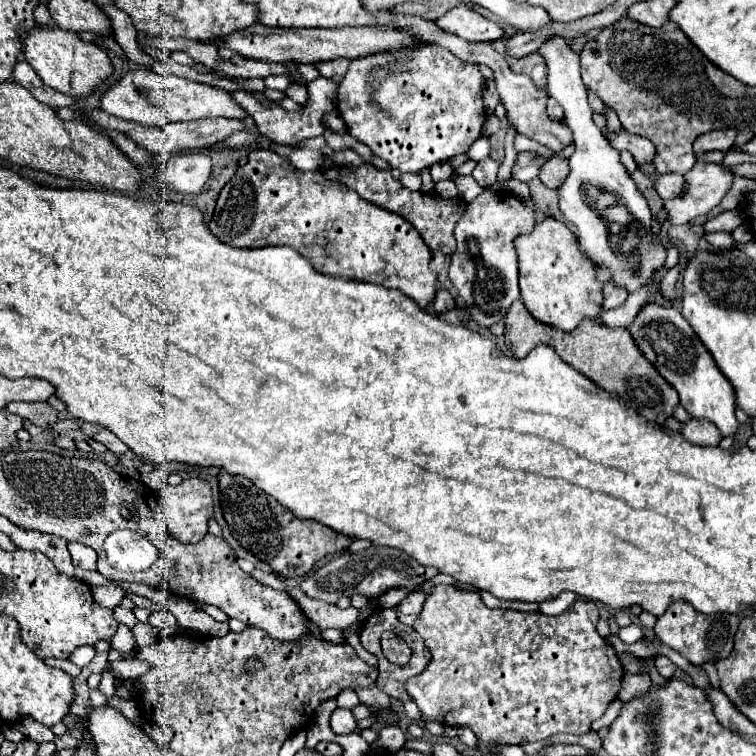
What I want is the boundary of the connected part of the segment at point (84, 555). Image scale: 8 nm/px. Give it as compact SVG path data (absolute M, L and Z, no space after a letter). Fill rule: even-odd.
M70 542L68 544L68 550L70 550L70 556L72 556L72 562L84 570L90 570L90 568L96 568L96 552L90 548L90 546L84 546L80 542Z

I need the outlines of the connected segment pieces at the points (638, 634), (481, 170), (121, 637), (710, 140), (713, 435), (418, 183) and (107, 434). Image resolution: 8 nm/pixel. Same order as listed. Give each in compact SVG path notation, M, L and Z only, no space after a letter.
M632 624L632 626L628 626L628 628L620 628L620 634L618 634L618 636L620 636L622 642L634 644L634 642L638 642L640 638L644 638L644 632L642 632L640 626Z
M486 158L482 162L478 162L478 168L472 172L472 176L478 180L478 184L482 184L484 188L494 186L496 184L496 174L498 174L498 162L492 158Z
M126 624L118 626L116 634L112 636L112 646L122 650L126 658L134 658L134 654L136 654L136 642L134 642L134 638L130 634L130 628Z
M728 128L728 130L712 130L706 132L704 136L700 136L694 144L694 152L702 154L702 152L710 152L710 150L722 150L728 152L734 144L736 138L736 130Z
M692 418L690 422L684 422L682 436L700 446L718 446L722 440L720 430L712 422L696 420L696 418Z
M402 174L400 182L402 182L402 186L408 188L408 190L420 190L420 188L422 188L422 178L420 178L420 174Z
M102 428L96 436L94 436L94 440L98 440L98 442L102 442L110 452L114 452L114 454L124 454L126 450L128 450L128 446L118 438L118 436L114 436L110 430L106 430L106 428Z

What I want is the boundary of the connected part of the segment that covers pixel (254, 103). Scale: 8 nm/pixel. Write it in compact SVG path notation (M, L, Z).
M318 78L314 82L308 84L308 102L296 110L296 112L288 112L284 110L282 106L262 106L254 94L246 92L246 90L238 90L238 92L232 92L232 96L236 98L236 102L254 118L258 130L262 136L266 136L268 140L276 142L276 144L296 144L298 140L304 140L304 138L314 138L314 136L320 136L324 134L326 130L326 124L322 122L322 118L336 110L336 92L338 92L338 84L334 80L328 80L328 78Z

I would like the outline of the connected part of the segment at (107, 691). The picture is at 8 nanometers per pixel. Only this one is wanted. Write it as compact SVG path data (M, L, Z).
M107 670L102 672L102 678L98 689L109 698L112 697L115 693L115 678Z

